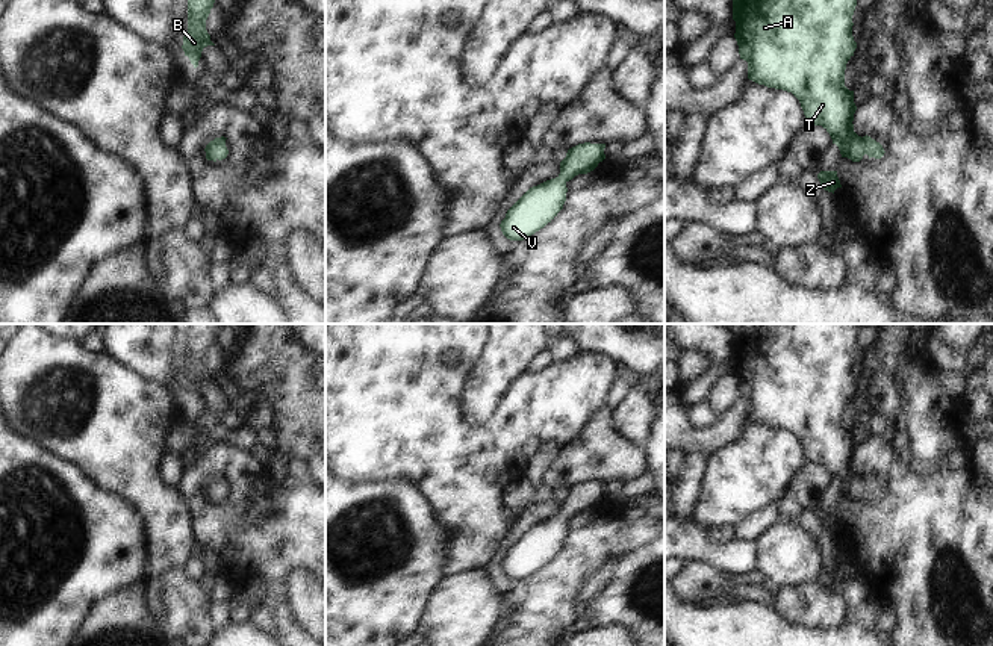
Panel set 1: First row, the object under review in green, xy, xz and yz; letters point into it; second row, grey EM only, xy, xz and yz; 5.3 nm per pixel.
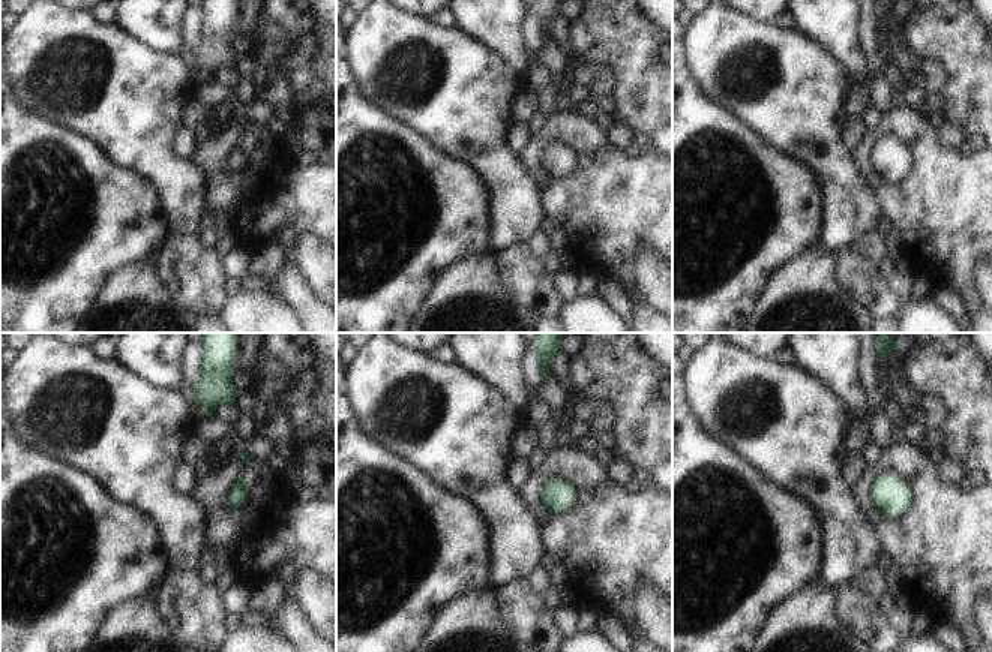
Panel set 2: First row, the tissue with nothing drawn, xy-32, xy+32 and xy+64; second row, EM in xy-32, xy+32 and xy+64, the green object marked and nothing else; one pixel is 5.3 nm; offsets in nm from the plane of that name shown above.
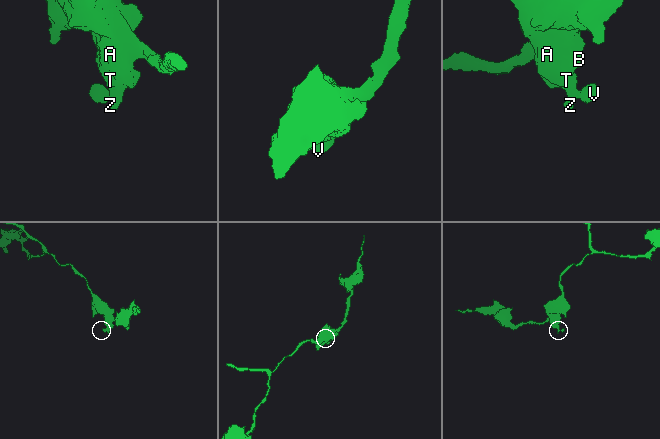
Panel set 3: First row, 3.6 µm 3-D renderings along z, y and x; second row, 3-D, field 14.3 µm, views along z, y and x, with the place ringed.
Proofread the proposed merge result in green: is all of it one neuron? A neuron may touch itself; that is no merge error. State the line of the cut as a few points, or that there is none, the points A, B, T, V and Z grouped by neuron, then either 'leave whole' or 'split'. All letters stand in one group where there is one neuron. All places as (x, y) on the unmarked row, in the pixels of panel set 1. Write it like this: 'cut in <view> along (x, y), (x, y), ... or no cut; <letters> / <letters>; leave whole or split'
no cut; A B T V Z; leave whole

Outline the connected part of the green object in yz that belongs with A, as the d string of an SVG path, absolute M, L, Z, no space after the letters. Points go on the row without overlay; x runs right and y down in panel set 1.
M722 324L733 339L734 377L740 398L748 401L748 418L767 427L792 431L801 442L807 463L822 464L842 496L875 498L884 487L870 475L854 471L854 430L845 425L845 408L854 395L852 354L855 324Z

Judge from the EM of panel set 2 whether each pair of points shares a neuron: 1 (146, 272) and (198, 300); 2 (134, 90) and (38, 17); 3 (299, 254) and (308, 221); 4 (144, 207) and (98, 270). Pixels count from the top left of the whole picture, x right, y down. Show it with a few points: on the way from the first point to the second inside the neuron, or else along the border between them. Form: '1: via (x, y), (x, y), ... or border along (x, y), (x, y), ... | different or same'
1: border along (150, 260), (159, 282), (179, 308) | different
2: via (114, 62), (104, 41), (66, 35) | same
3: border along (320, 239), (300, 236), (287, 249) | different
4: via (128, 218), (98, 248), (98, 254) | same

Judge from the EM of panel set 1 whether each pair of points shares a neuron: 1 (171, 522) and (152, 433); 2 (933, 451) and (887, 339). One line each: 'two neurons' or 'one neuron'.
1: one neuron
2: one neuron

